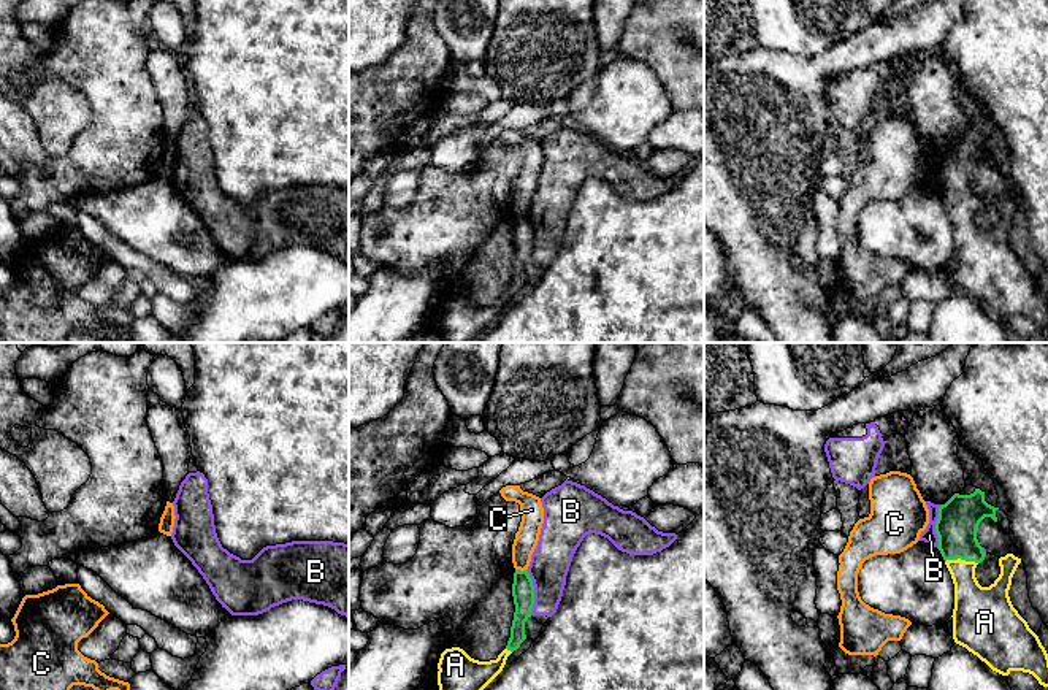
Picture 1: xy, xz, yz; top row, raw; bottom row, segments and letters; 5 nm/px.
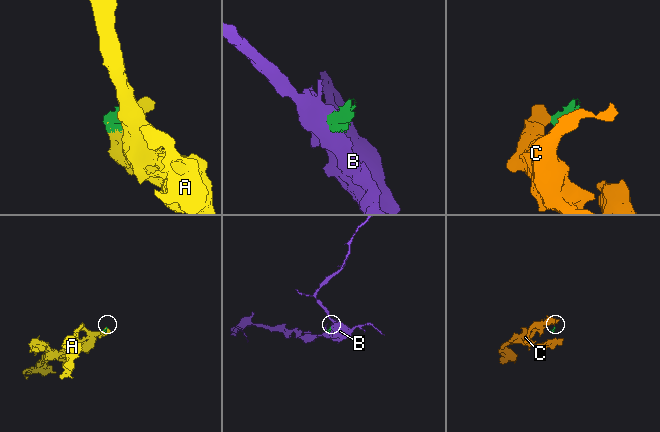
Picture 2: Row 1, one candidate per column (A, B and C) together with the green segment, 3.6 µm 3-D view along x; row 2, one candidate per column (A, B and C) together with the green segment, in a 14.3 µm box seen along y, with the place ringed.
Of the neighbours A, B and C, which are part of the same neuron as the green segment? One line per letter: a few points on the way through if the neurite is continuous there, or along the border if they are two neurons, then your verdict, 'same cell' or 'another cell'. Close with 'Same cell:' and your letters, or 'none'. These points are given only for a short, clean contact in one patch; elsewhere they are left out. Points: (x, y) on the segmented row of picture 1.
A: same cell
B: along xz (525, 570), (533, 586), (531, 614) | another cell
C: along xz (516, 568), (525, 570) | another cell
Same cell: A

